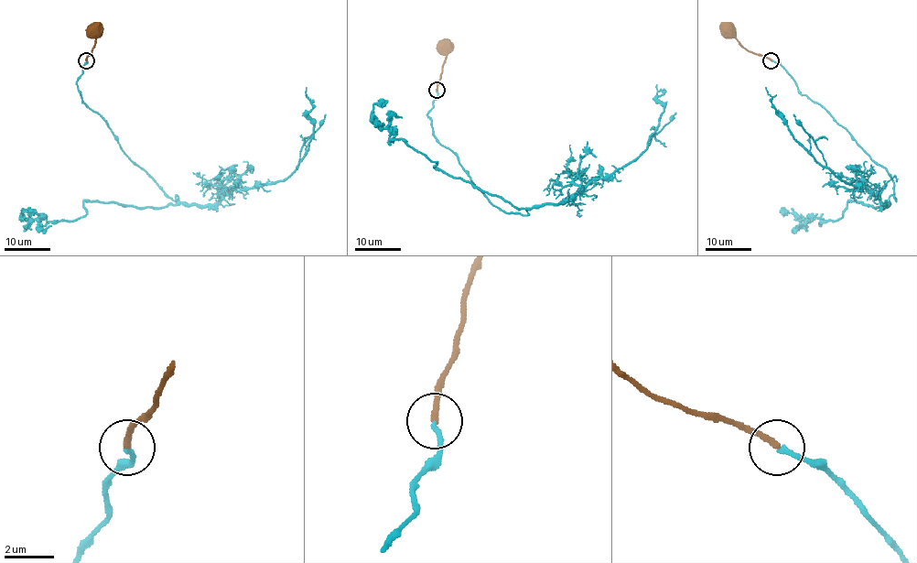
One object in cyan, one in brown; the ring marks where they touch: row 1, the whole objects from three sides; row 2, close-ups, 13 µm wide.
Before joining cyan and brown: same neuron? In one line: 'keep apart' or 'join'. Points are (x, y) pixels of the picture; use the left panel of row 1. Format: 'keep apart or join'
join

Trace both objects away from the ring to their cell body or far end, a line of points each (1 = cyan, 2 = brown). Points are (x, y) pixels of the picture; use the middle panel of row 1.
1: (436, 90), (427, 113), (435, 137), (495, 206), (524, 215), (567, 202), (634, 160), (663, 112), (657, 84)
2: (436, 90), (447, 50)

